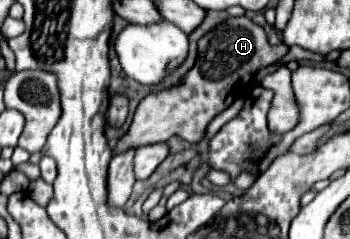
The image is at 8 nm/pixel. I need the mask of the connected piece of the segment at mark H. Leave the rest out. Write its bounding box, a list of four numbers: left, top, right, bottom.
[114,16,286,154]

